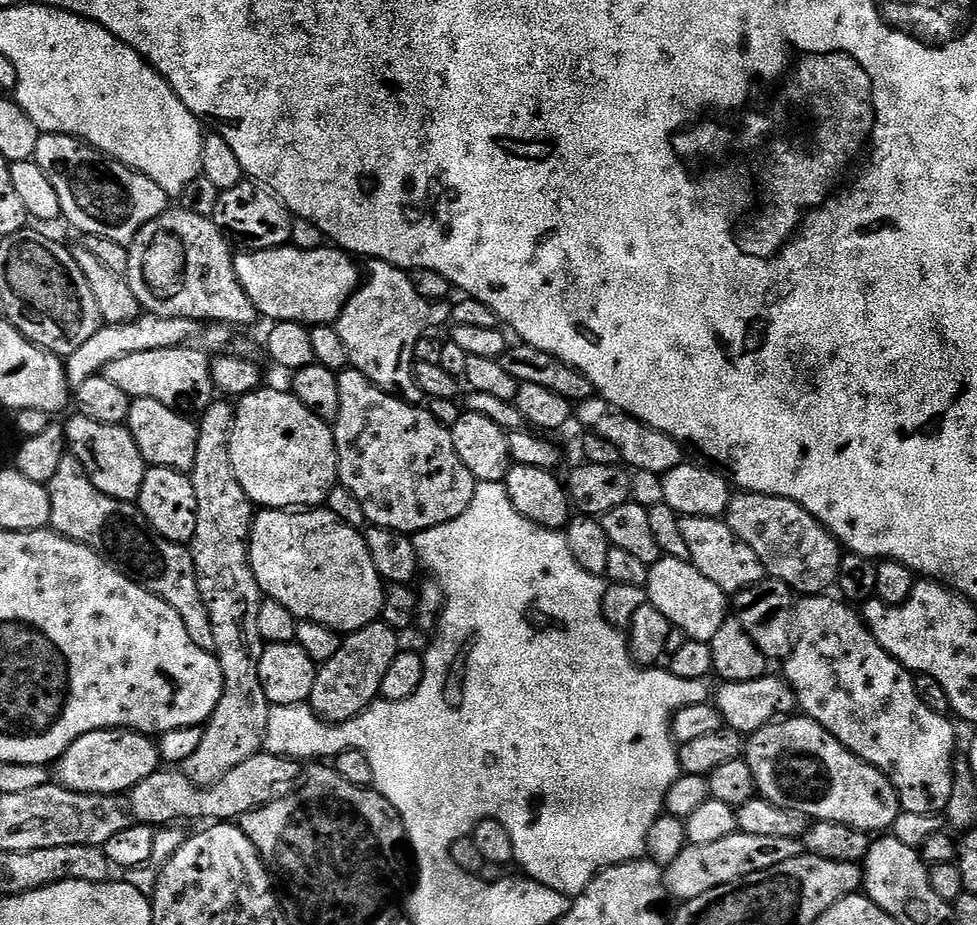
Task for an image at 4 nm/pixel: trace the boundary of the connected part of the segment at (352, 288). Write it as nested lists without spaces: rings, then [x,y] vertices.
[[[285,246],[257,252],[241,251],[233,266],[238,282],[261,317],[269,316],[272,322],[285,320],[305,326],[332,326],[362,283],[362,272],[360,276],[355,263],[349,253],[335,246],[318,250]]]

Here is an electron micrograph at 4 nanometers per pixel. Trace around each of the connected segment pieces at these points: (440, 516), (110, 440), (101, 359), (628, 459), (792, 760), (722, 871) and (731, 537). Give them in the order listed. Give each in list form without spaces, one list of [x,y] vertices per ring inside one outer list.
[[[344,370],[337,375],[340,409],[334,421],[338,480],[360,503],[367,522],[373,528],[385,528],[391,532],[415,534],[434,526],[442,526],[462,514],[470,506],[476,493],[477,480],[470,470],[462,466],[454,450],[452,433],[443,428],[427,407],[407,404],[397,396],[391,396],[368,383],[358,371]]]
[[[72,414],[64,424],[64,438],[67,451],[78,462],[82,462],[90,482],[94,482],[94,486],[98,486],[102,494],[115,500],[139,501],[146,465],[134,438],[124,424],[103,424],[94,422],[94,418]]]
[[[142,314],[138,319],[125,324],[104,324],[84,345],[78,346],[78,350],[74,350],[72,356],[67,357],[68,383],[73,389],[82,386],[82,382],[86,382],[86,378],[101,375],[104,368],[110,366],[110,362],[118,362],[118,358],[126,358],[126,354],[146,354],[146,350],[170,350],[171,348],[183,348],[193,342],[200,342],[196,340],[203,338],[204,328],[205,325],[198,320],[164,318],[149,314]]]
[[[594,394],[589,400],[579,401],[575,405],[574,420],[575,423],[578,422],[582,427],[588,428],[584,430],[587,430],[591,435],[606,438],[606,442],[610,442],[610,446],[618,446],[620,459],[629,469],[637,472],[652,471],[663,474],[674,470],[674,466],[685,463],[685,449],[674,437],[654,430],[638,418],[620,411],[619,408],[616,408],[609,400],[604,399],[599,394]]]
[[[792,714],[787,718],[777,718],[765,728],[751,733],[742,756],[750,768],[755,791],[782,810],[801,812],[813,821],[838,822],[869,834],[887,833],[891,829],[888,827],[902,816],[900,796],[887,776],[859,760],[849,748],[838,742],[838,738],[834,738],[822,725],[806,715]]]
[[[737,831],[726,838],[718,838],[718,842],[706,842],[706,846],[688,844],[674,859],[667,861],[664,868],[664,887],[667,895],[676,899],[676,902],[693,900],[698,894],[706,894],[706,890],[714,890],[718,886],[726,886],[738,878],[746,878],[758,870],[770,870],[770,866],[778,866],[795,856],[805,855],[806,849],[799,839],[774,838],[771,834],[746,834]]]
[[[685,516],[680,521],[682,538],[686,538],[686,546],[690,550],[690,563],[714,586],[729,594],[740,592],[743,588],[754,586],[765,579],[766,573],[758,554],[746,546],[732,533],[730,526],[723,519],[710,516]]]

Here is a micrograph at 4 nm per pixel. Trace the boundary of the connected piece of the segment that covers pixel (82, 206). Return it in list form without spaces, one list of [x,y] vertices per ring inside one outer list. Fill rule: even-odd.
[[[56,132],[41,135],[34,159],[38,166],[42,166],[42,174],[50,178],[54,191],[58,193],[61,217],[65,221],[68,219],[84,236],[110,238],[114,242],[128,246],[148,222],[170,208],[170,198],[153,180],[146,178],[141,172],[133,172],[125,164],[106,162],[97,148],[85,144],[75,136],[60,136]]]

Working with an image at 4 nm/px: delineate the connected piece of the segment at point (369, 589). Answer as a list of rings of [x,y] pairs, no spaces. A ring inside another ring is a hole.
[[[317,506],[307,510],[257,511],[252,522],[252,535],[248,537],[248,561],[261,593],[286,606],[297,621],[313,620],[341,634],[357,632],[381,619],[386,584],[374,566],[374,558],[370,558],[363,535],[326,509]]]

